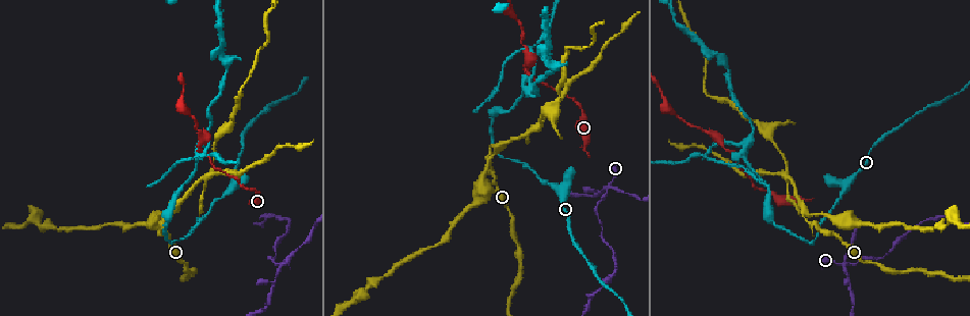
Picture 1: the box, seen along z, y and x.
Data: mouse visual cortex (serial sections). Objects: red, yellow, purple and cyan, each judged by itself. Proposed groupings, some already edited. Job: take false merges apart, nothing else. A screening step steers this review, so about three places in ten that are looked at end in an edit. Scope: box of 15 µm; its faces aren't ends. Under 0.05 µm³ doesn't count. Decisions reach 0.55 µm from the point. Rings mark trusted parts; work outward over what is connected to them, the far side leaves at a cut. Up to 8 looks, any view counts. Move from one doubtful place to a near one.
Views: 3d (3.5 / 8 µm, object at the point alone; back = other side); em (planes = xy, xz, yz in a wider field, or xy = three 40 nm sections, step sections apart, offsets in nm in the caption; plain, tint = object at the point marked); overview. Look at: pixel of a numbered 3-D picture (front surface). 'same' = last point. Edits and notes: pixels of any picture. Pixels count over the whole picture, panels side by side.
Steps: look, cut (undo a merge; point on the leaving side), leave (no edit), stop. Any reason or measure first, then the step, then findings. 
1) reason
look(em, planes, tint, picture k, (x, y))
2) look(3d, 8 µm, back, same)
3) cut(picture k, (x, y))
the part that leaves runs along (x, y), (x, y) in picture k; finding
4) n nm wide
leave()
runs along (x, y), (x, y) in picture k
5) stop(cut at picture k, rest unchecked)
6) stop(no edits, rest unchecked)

three arms meet
look(3d, 3.5 µm, back, picture 1, (854, 263))

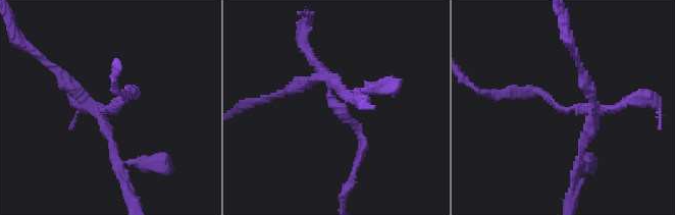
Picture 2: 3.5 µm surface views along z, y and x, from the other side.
look(em, planes, tint, picture 2, (565, 107))

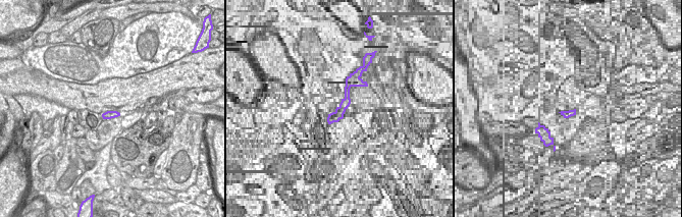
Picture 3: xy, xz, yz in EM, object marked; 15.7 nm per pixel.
cut it another way
look(em, xy, step 3, tint, same)

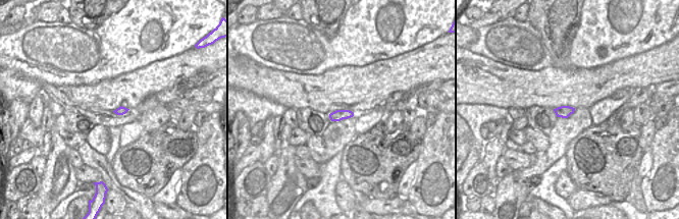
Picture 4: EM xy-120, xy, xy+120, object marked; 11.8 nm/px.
3 arms
cut(picture 2, (66, 85))
the part that leaves runs along (101, 117), (136, 205) in picture 2; a second cell is stuck on

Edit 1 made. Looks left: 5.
narrows sharply
look(3d, 3.5 µm, picture 1, (803, 212))

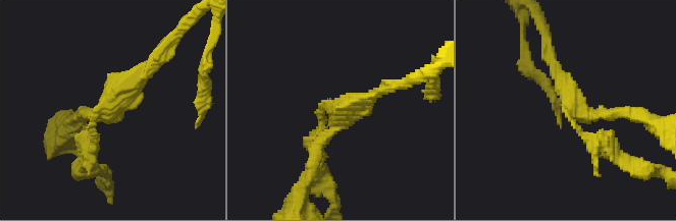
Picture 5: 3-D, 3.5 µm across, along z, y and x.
need the tissue
look(em, xy, step 5, tint, picture 5, (102, 109))

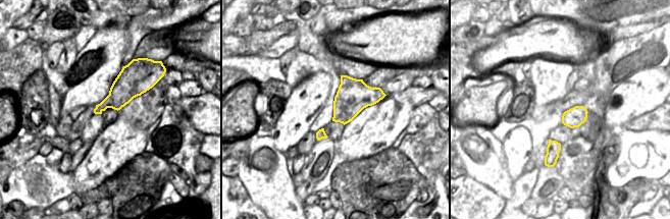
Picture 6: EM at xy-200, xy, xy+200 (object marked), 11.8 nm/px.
380 nm wide
cut(picture 5, (348, 111))
the part that leaves runs along (571, 113), (639, 113), (655, 125) in picture 5; a second cell is stuck on

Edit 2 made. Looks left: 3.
redraw
look(overview)

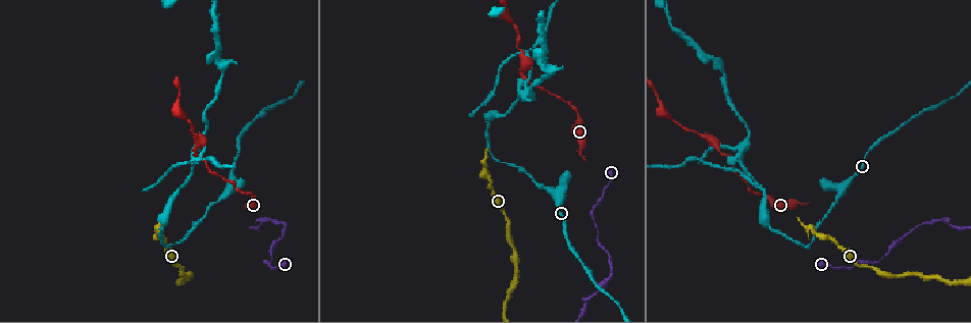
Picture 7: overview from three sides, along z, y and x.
sudden change in width
look(3d, 8 µm, picture 7, (759, 193))

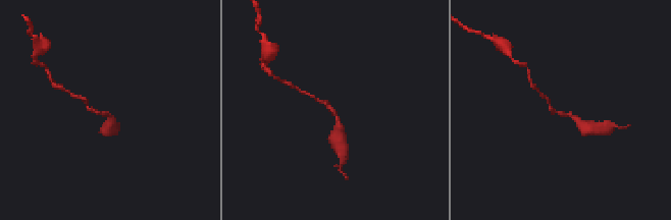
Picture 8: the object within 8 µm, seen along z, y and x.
look(3d, 3.5 µm, back, picture 8, (337, 117))

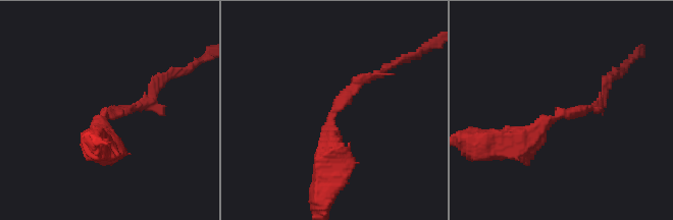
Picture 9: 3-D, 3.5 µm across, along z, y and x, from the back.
leave()
runs along (328, 165), (331, 113), (381, 71) in picture 9; all the same cell

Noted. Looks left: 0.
stop(cut at picture 2, cut at picture 5, rest unchecked)

